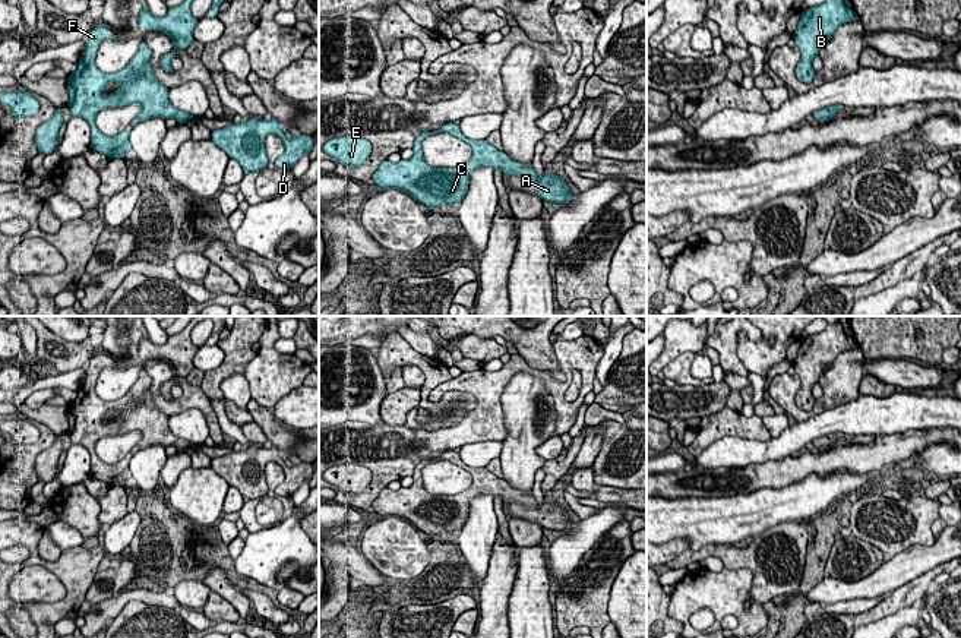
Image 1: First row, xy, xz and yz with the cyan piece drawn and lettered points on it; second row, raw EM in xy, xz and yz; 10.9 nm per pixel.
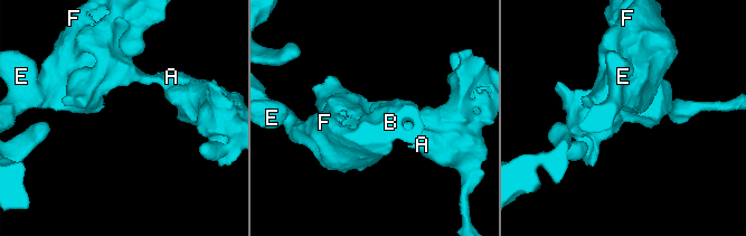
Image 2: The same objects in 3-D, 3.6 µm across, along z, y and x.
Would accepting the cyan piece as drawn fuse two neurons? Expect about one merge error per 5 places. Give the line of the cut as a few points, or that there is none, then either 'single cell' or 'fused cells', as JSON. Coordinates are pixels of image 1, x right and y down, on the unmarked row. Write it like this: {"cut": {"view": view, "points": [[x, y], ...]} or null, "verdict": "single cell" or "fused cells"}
{"cut": null, "verdict": "single cell"}

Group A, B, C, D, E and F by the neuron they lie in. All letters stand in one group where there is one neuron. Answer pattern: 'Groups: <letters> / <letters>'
Groups: A B C D E F

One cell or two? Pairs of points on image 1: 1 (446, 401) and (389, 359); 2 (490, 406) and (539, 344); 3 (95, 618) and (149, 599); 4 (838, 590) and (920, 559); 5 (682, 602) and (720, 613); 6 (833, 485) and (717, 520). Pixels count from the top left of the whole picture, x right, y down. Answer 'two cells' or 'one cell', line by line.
1: one cell
2: two cells
3: one cell
4: one cell
5: one cell
6: one cell

